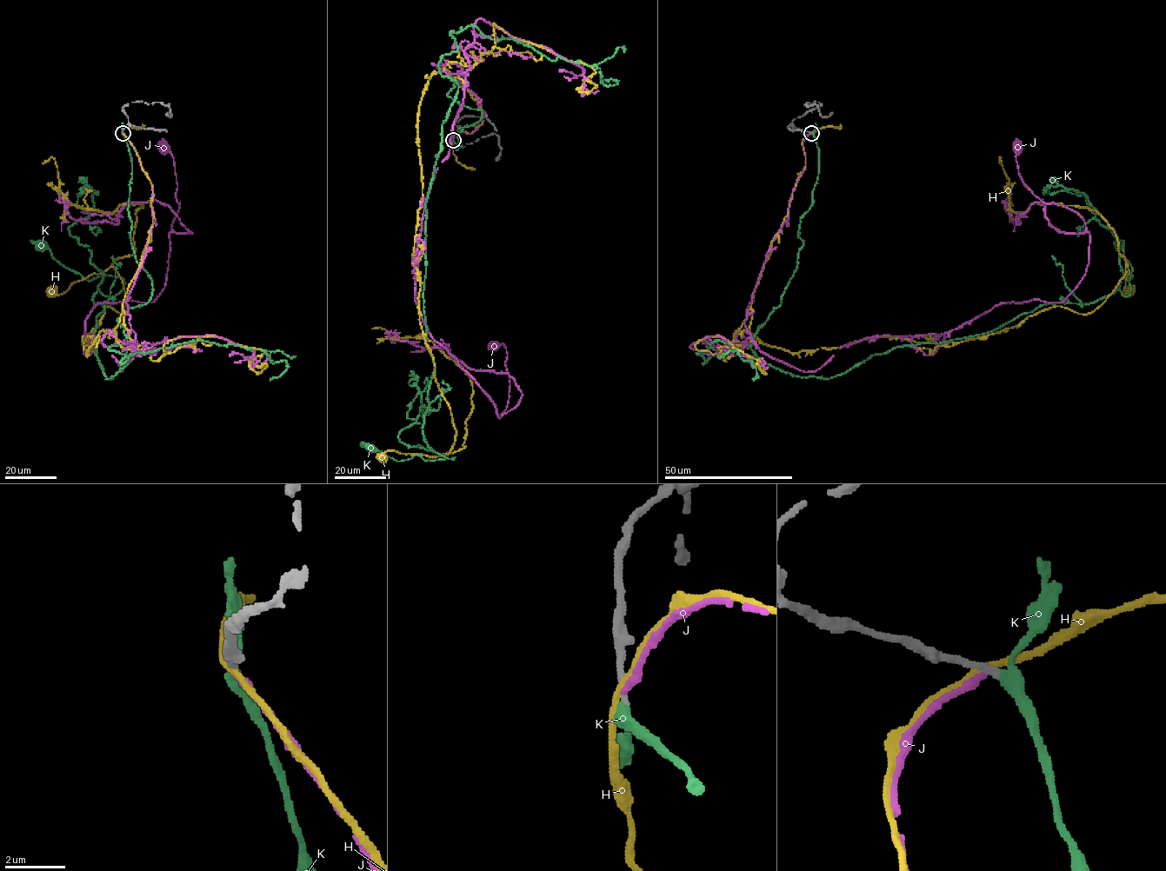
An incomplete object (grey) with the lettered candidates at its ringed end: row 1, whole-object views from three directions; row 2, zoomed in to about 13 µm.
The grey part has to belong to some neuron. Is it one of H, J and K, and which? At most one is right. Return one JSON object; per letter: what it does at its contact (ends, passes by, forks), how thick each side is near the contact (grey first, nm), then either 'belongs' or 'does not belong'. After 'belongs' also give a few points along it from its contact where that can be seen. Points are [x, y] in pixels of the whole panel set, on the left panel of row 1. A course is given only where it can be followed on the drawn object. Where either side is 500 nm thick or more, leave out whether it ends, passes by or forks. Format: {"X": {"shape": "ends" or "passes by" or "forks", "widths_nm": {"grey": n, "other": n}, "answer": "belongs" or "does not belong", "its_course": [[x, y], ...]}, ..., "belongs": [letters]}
{"H": {"shape": "passes by", "widths_nm": {"grey": 280, "other": 200}, "answer": "does not belong"}, "J": {"shape": "ends", "widths_nm": {"grey": 280, "other": 240}, "answer": "does not belong"}, "K": {"shape": "passes by", "widths_nm": {"grey": 240, "other": 320}, "answer": "belongs", "its_course": [[123, 133], [152, 289], [117, 321], [128, 362], [110, 378], [92, 299], [124, 281], [85, 280], [39, 245]]}, "belongs": ["K"]}

